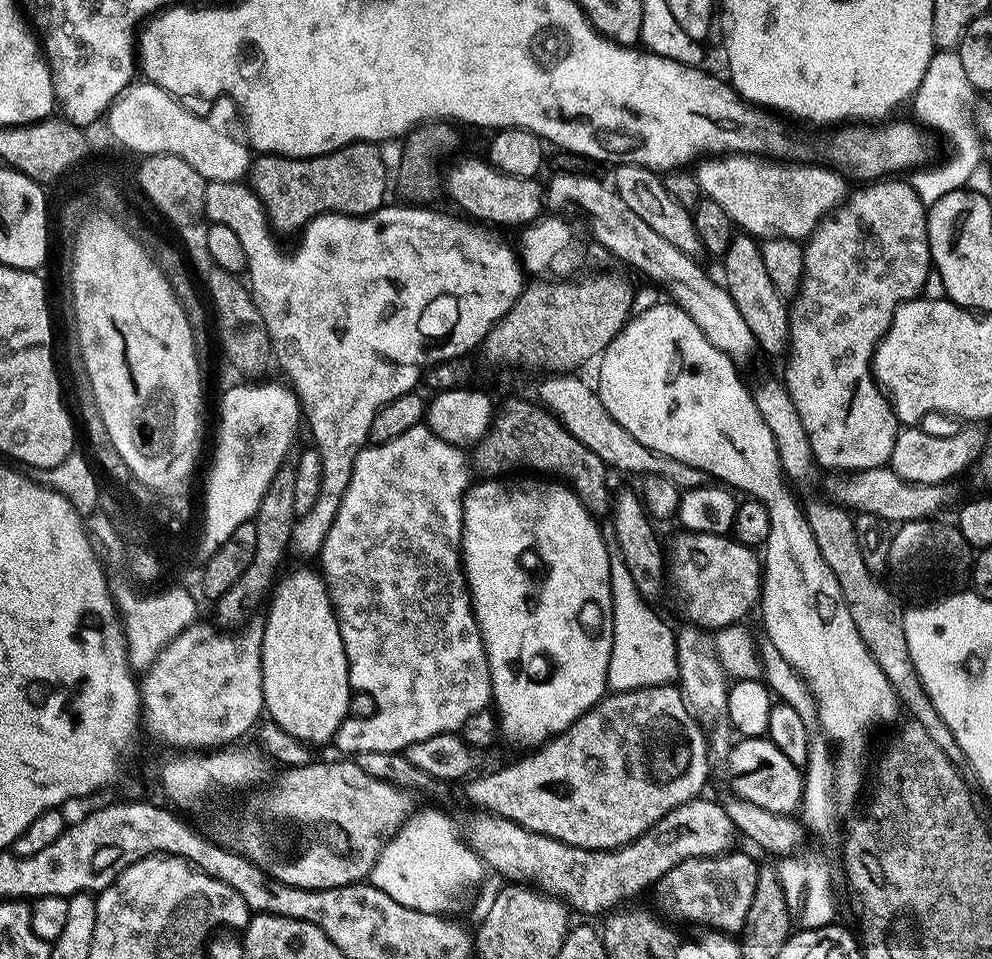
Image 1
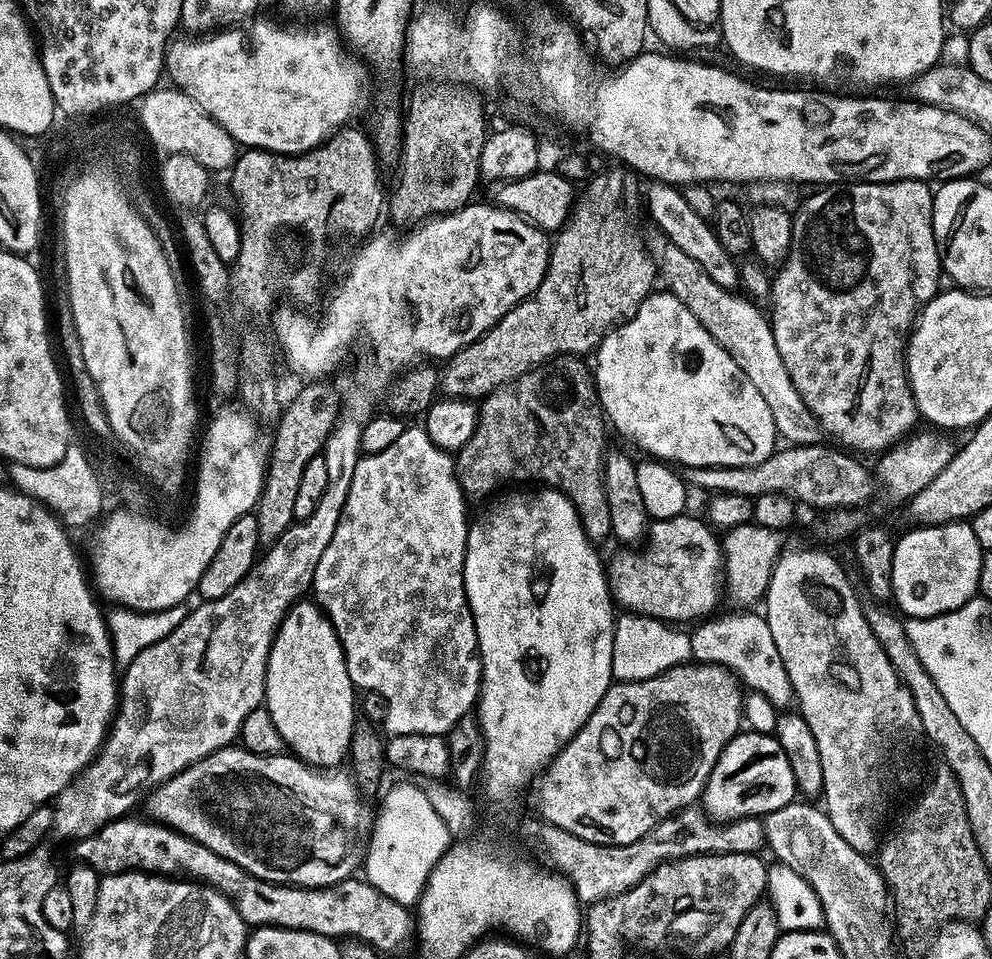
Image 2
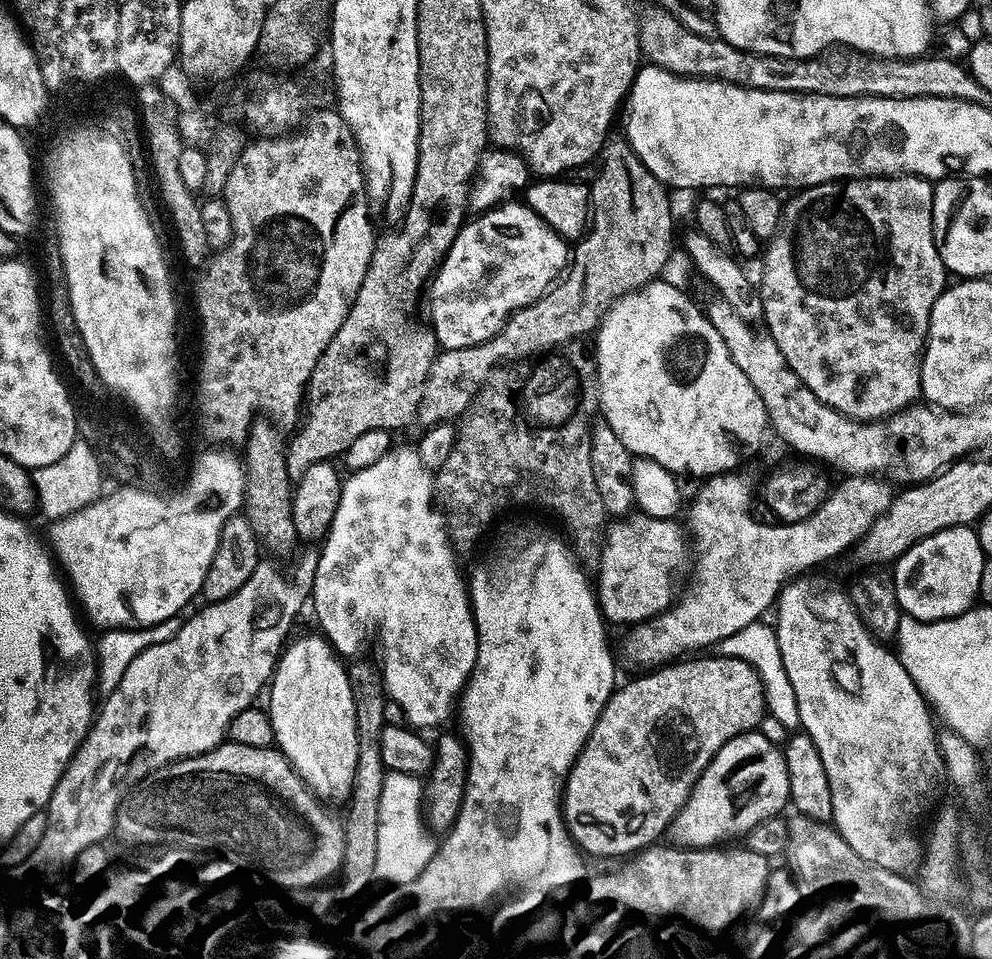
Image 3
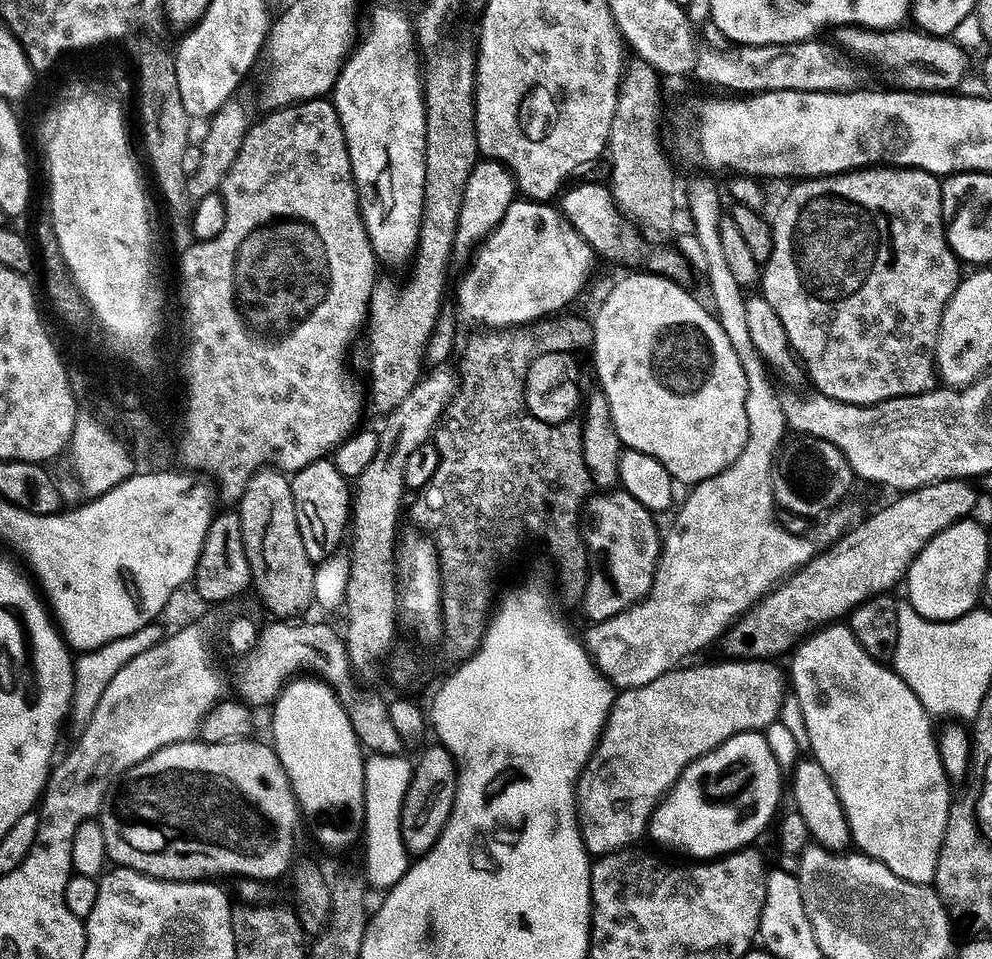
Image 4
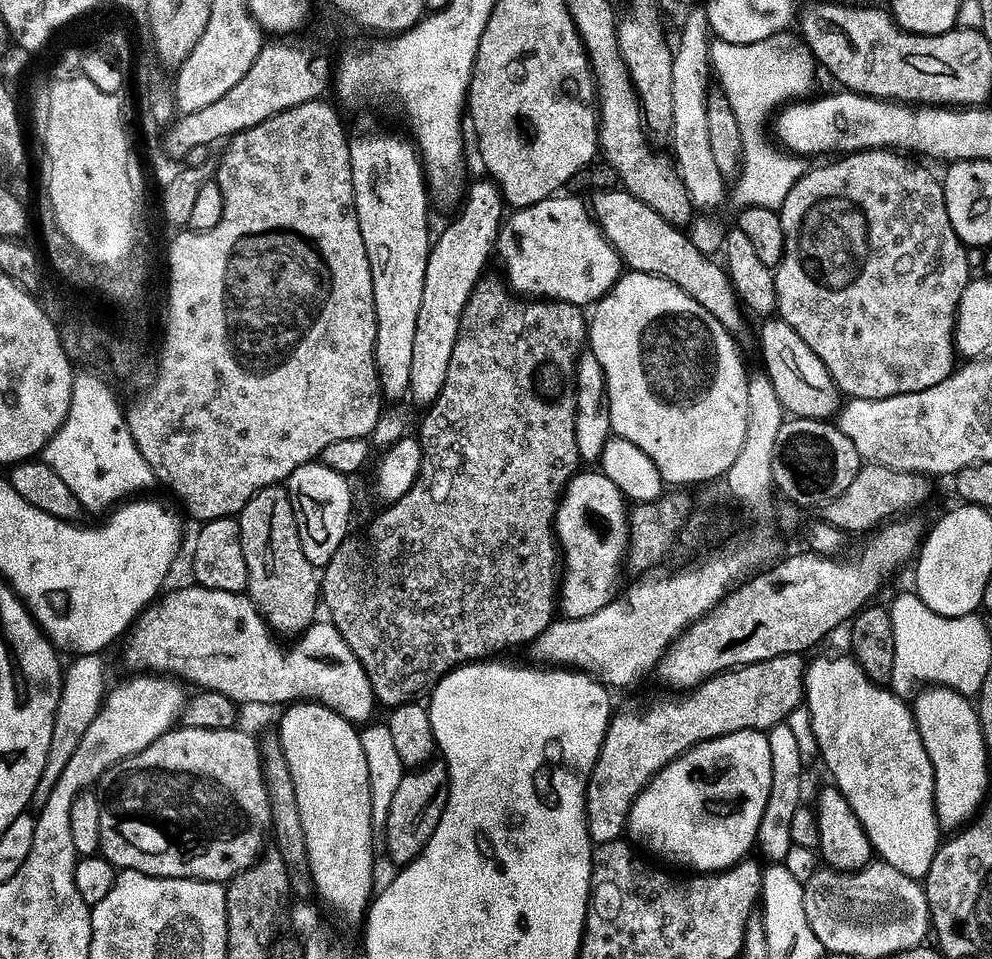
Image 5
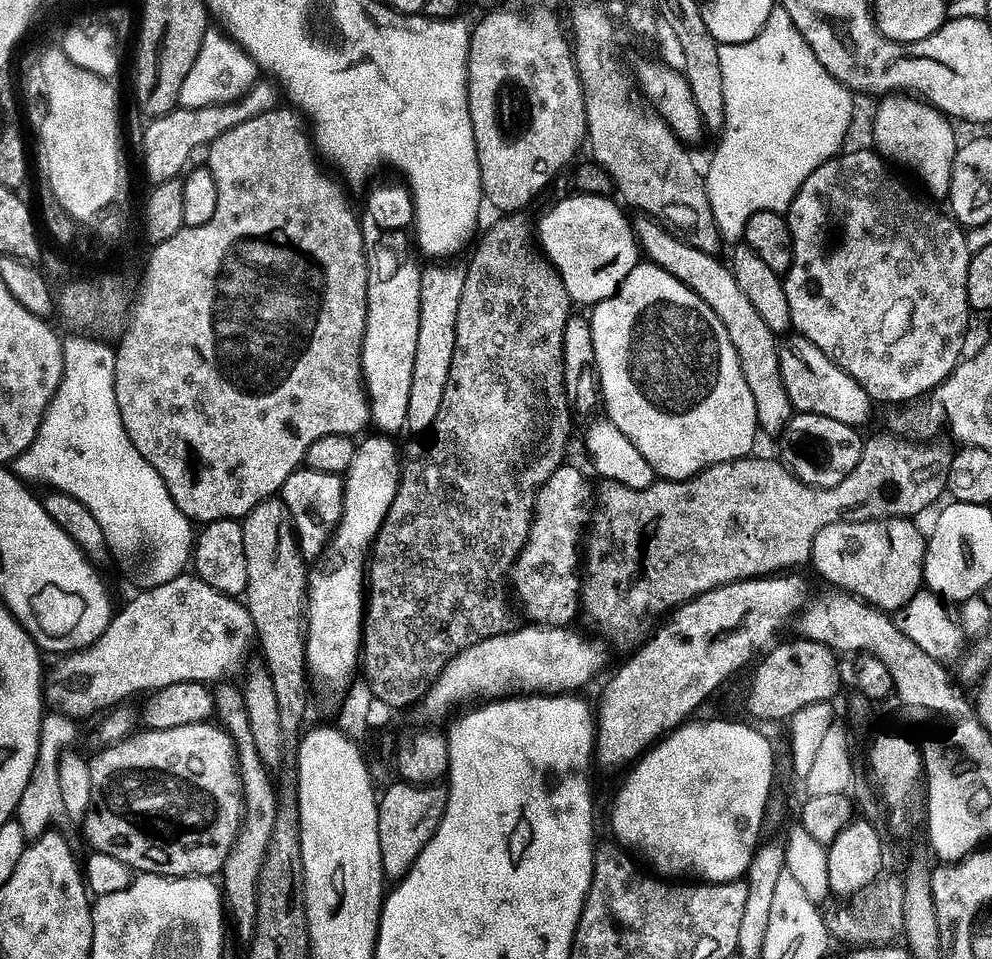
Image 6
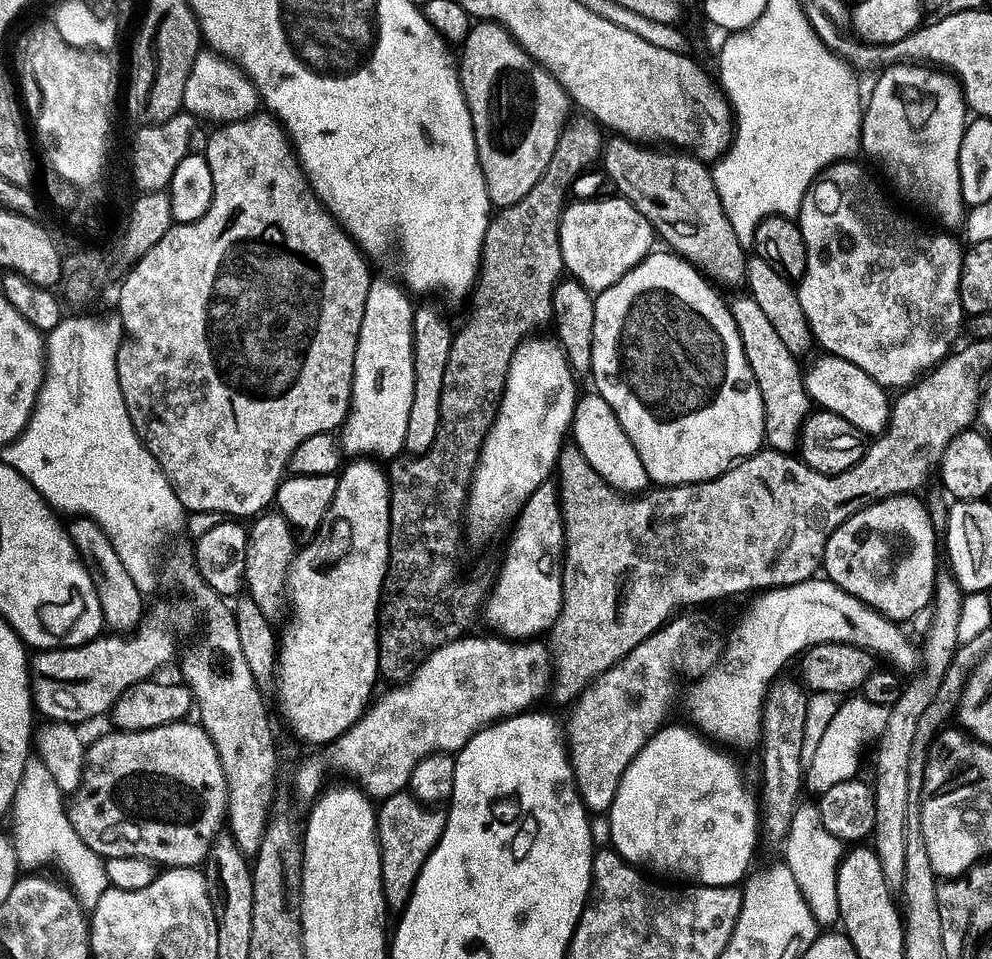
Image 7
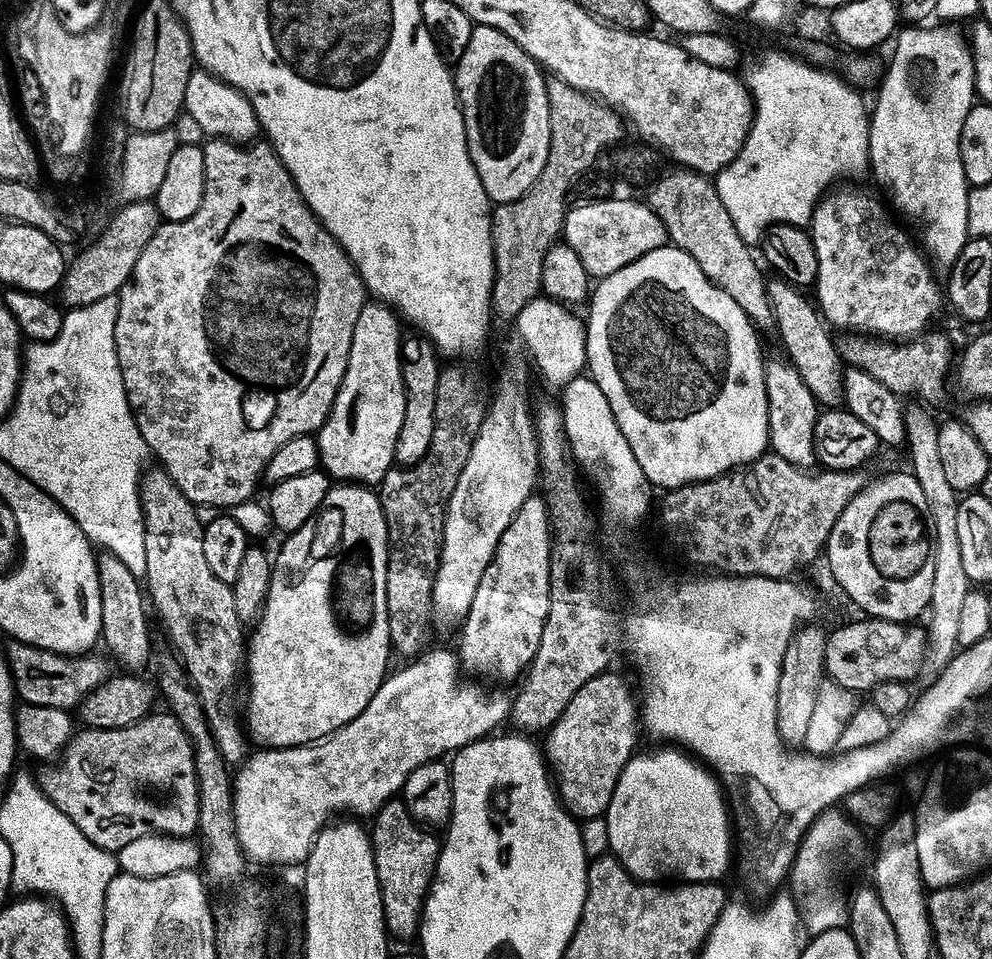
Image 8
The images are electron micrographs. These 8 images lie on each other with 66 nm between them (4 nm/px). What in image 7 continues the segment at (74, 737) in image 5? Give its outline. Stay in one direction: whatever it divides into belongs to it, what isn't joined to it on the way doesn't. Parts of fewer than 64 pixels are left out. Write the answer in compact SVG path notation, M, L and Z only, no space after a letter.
M39 758L29 759L12 803L11 820L10 835L18 850L21 869L44 870L47 864L57 864L64 871L63 879L80 897L81 904L94 906L102 899L110 887L106 861L78 838L78 830L74 830L68 817L65 793Z

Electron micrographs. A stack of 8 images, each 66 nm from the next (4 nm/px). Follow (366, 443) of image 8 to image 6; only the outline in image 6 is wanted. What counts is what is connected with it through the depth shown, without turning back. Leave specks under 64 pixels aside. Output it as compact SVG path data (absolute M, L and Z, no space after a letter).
M403 191L370 193L360 216L368 266L366 338L363 339L362 352L364 385L368 391L373 427L387 436L396 436L407 429L420 331L423 269L417 265L411 235L382 226L382 223L396 221L400 210L413 209L411 193Z

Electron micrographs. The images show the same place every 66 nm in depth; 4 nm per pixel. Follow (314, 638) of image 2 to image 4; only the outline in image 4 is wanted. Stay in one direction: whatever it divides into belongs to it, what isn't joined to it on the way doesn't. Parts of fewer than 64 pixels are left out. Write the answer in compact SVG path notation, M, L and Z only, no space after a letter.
M297 678L285 688L274 705L276 713L272 716L271 743L276 749L280 765L292 783L292 789L299 801L303 815L313 816L320 823L320 844L332 852L344 852L361 835L364 825L364 785L365 753L352 720L344 703L336 695L331 684L320 678Z

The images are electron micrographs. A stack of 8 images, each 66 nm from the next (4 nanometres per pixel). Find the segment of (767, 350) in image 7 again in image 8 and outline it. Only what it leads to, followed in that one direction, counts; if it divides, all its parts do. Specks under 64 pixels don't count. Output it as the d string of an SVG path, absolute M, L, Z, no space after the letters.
M769 361L767 374L768 436L773 455L786 460L803 471L817 467L815 430L820 415L820 403L804 384L800 374L790 363Z

